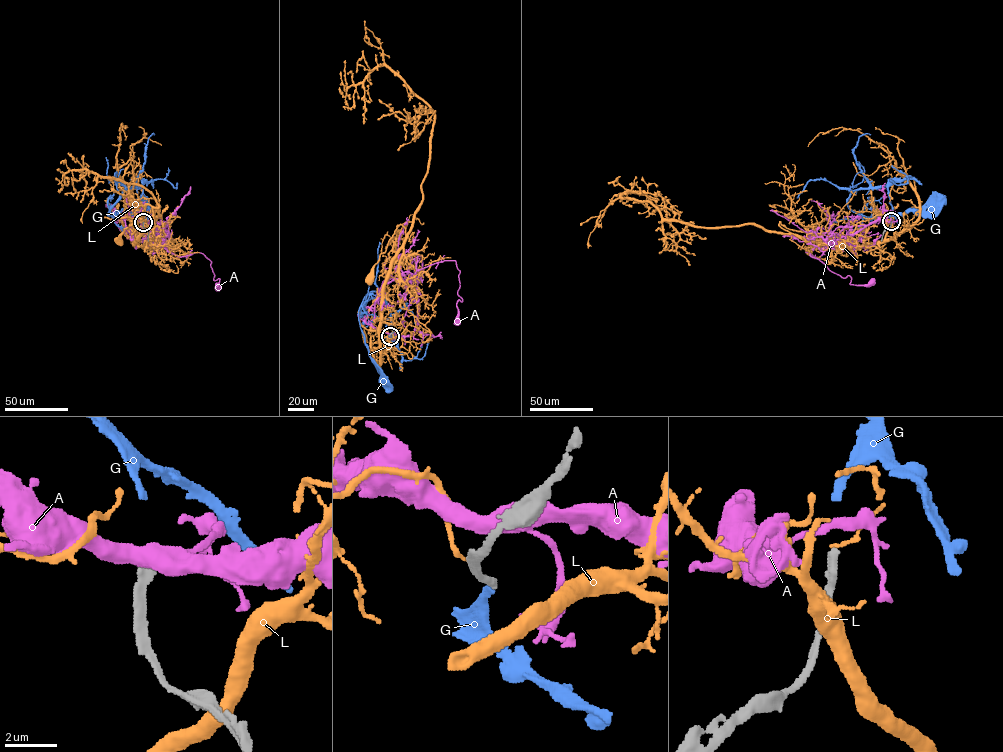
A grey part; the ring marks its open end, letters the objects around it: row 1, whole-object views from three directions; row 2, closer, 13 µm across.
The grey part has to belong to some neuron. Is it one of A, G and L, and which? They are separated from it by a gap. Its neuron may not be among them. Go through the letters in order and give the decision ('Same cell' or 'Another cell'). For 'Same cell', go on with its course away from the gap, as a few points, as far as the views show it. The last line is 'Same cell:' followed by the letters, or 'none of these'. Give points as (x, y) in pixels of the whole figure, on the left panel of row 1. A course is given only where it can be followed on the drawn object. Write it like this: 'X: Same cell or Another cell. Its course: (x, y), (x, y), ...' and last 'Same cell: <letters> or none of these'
A: Another cell
G: Same cell. Its course: (143, 219), (138, 209), (142, 187), (127, 188), (107, 214), (137, 214), (144, 208)
L: Another cell
Same cell: G

